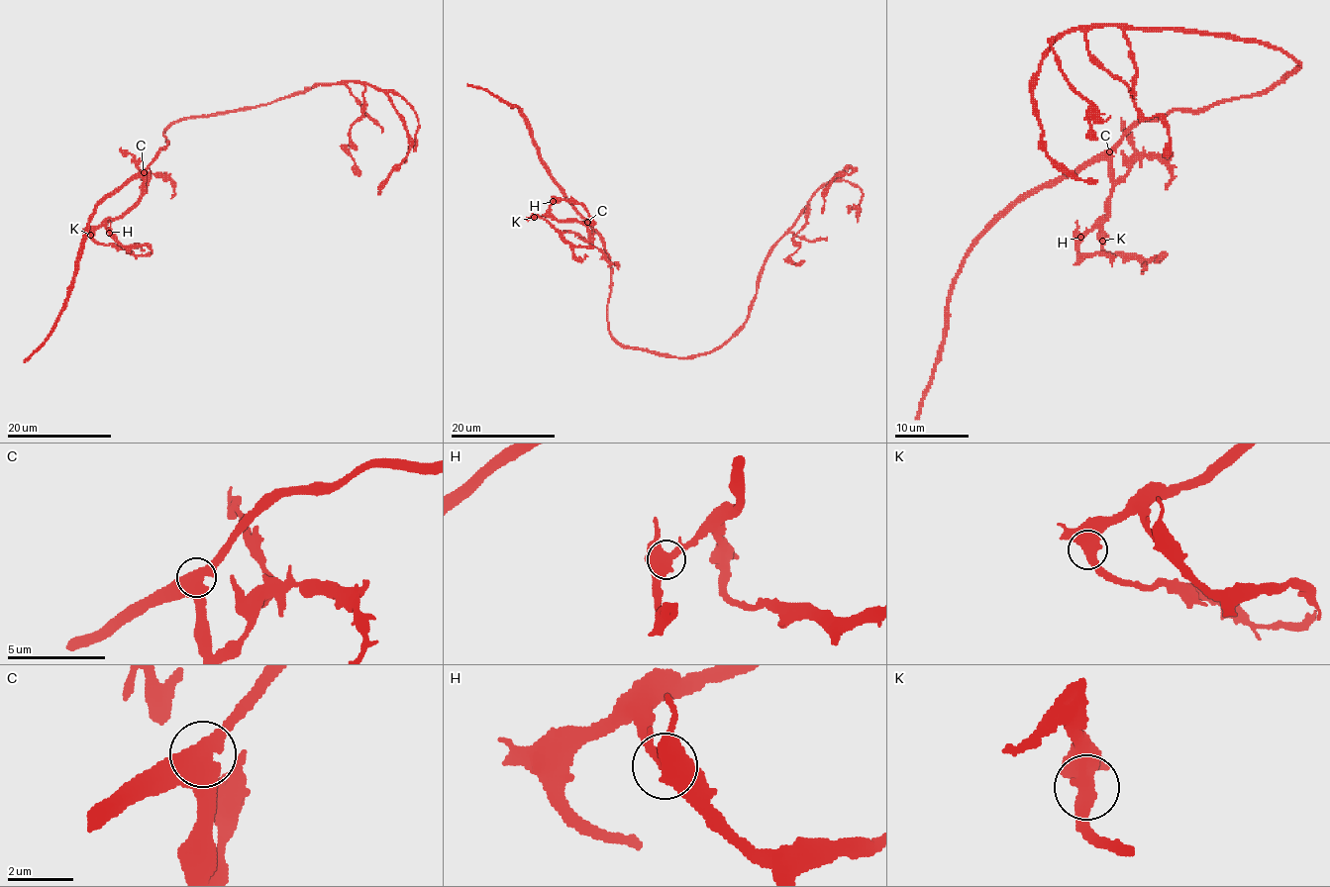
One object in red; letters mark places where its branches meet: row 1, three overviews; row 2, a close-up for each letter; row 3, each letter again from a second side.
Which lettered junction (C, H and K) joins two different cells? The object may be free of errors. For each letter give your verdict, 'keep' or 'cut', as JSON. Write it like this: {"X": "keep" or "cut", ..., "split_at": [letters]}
{"C": "keep", "H": "keep", "K": "keep", "split_at": []}

